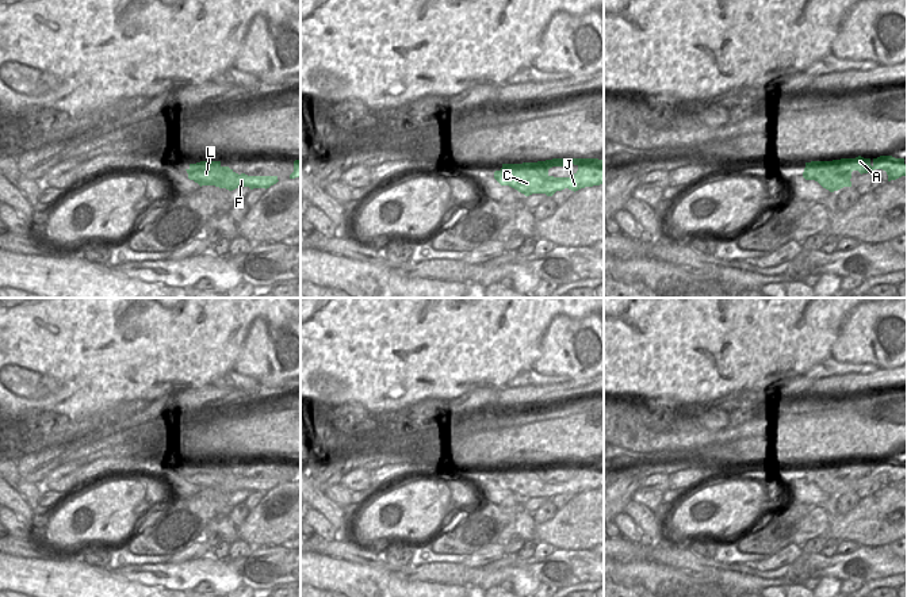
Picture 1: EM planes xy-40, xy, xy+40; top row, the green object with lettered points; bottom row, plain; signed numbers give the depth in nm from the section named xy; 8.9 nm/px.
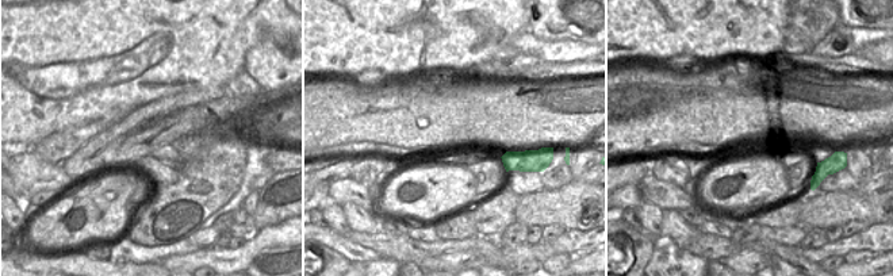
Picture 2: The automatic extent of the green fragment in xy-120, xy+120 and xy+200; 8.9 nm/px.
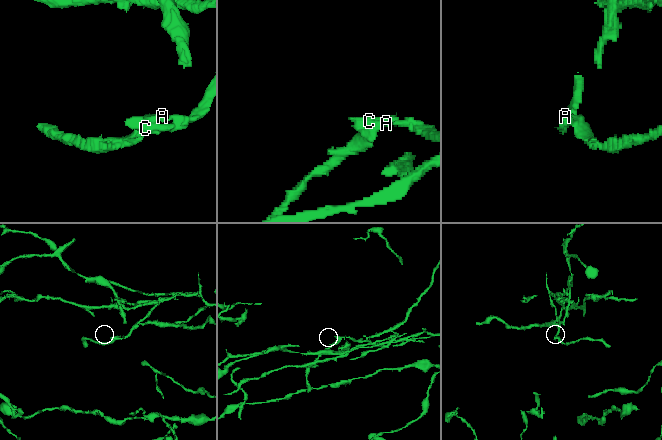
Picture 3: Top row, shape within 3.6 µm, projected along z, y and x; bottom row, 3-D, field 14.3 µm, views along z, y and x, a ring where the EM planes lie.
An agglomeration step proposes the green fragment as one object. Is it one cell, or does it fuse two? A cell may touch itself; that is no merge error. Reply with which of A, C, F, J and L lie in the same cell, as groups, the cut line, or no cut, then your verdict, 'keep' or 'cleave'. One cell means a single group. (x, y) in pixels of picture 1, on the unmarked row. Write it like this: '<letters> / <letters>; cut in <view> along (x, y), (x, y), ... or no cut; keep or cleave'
A / C F J L; cut in xy+40 along (829, 465), (829, 473), (834, 478), (850, 479); cleave

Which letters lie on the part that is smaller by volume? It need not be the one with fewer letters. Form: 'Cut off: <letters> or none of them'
Cut off: A

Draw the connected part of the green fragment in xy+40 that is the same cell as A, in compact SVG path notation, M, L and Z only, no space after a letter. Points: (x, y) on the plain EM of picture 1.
M861 459L856 462L841 462L830 464L830 474L834 479L851 479L853 474L858 474L861 478L873 472L870 462Z

